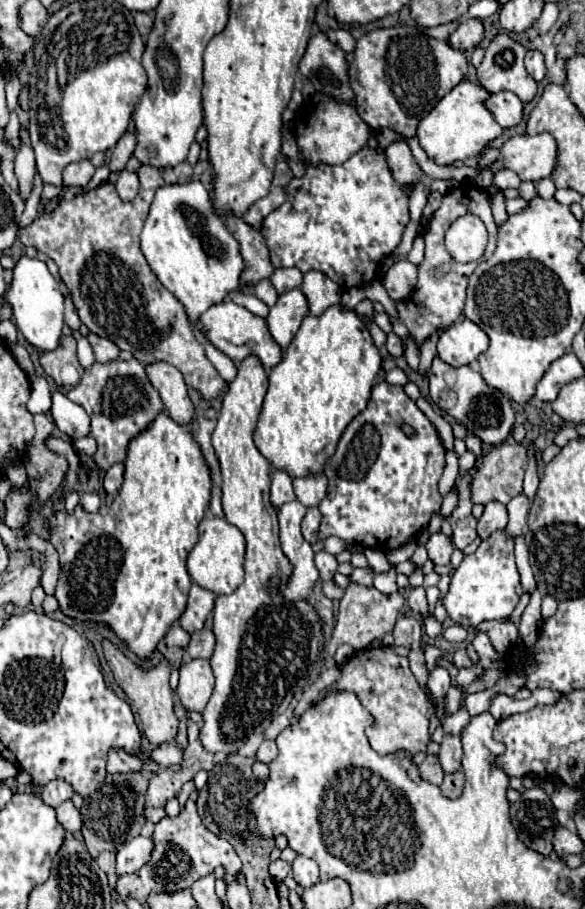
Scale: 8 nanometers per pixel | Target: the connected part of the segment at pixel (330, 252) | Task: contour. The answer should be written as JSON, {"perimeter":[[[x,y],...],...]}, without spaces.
{"perimeter":[[[362,147],[342,165],[318,163],[312,167],[306,163],[306,175],[300,179],[290,179],[284,193],[290,199],[264,217],[260,225],[260,233],[268,243],[274,267],[298,267],[302,273],[316,269],[328,275],[342,289],[372,283],[376,279],[378,263],[398,247],[410,221],[408,193],[394,181],[382,149]]]}

